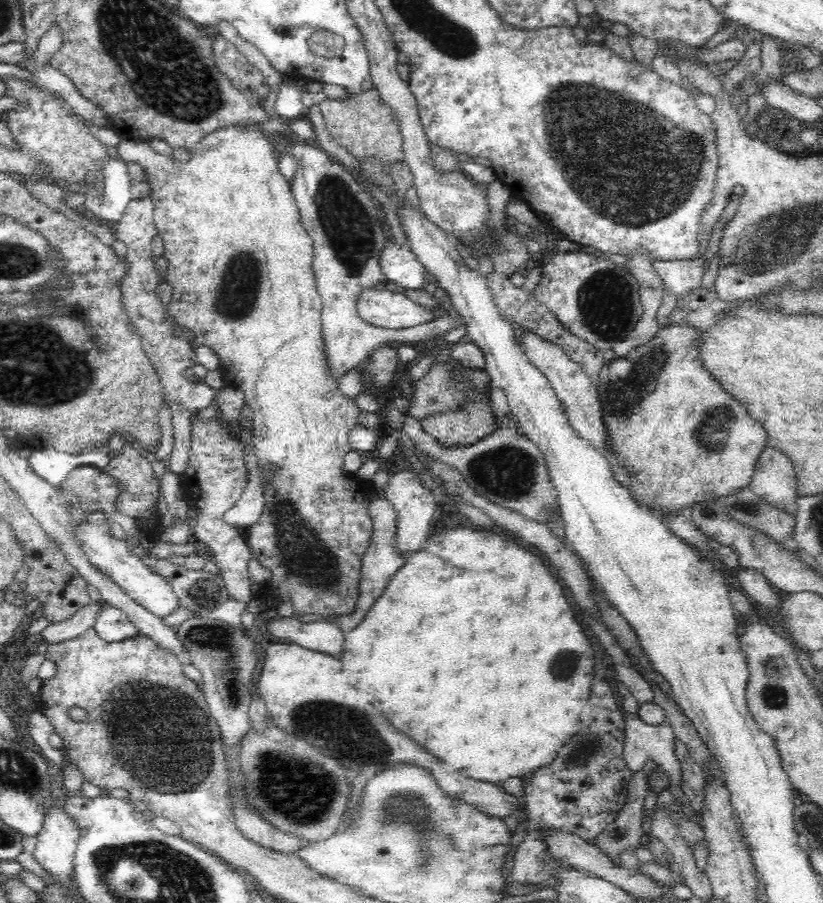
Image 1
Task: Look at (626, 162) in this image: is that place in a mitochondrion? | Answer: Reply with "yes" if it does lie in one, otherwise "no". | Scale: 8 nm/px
yes

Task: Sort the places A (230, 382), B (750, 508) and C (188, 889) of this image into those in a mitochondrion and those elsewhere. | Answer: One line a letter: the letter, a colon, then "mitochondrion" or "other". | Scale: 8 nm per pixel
A: other
B: mitochondrion
C: mitochondrion

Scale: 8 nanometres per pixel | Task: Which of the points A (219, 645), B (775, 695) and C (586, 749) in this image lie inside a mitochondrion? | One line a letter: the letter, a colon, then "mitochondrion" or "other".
A: mitochondrion
B: mitochondrion
C: mitochondrion

